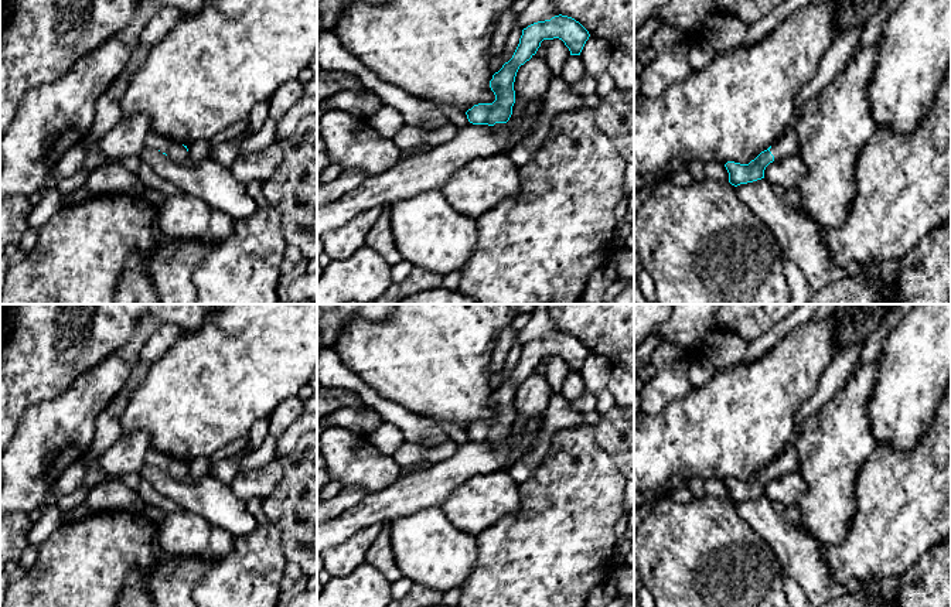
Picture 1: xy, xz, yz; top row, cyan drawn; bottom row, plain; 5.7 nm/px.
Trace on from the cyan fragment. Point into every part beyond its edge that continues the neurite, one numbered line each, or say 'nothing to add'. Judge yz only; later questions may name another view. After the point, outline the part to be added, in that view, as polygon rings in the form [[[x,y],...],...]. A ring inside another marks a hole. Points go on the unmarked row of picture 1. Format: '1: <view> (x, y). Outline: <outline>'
1: yz (787, 461). Outline: [[[792,439],[790,444],[785,447],[784,453],[771,463],[770,468],[774,473],[774,477],[778,477],[781,474],[798,468],[798,454],[795,451],[794,444],[795,444],[795,439]]]

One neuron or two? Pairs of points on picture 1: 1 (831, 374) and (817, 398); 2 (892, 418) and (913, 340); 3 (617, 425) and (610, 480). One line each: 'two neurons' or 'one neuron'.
1: one neuron
2: one neuron
3: two neurons

